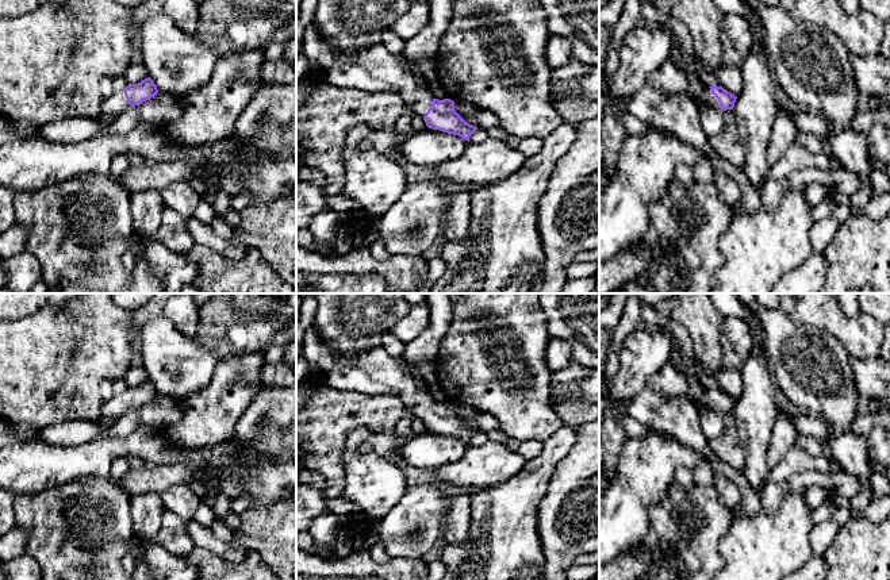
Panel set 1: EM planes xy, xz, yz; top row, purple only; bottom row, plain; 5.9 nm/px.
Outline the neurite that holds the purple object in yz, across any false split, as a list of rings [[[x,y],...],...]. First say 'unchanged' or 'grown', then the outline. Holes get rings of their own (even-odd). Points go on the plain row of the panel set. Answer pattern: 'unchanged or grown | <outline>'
grown | [[[717,388],[706,389],[699,399],[701,406],[721,414],[733,412],[736,402],[737,399]]]

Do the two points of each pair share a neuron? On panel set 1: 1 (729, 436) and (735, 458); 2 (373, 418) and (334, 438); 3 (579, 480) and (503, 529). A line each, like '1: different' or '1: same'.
1: same
2: same
3: different

